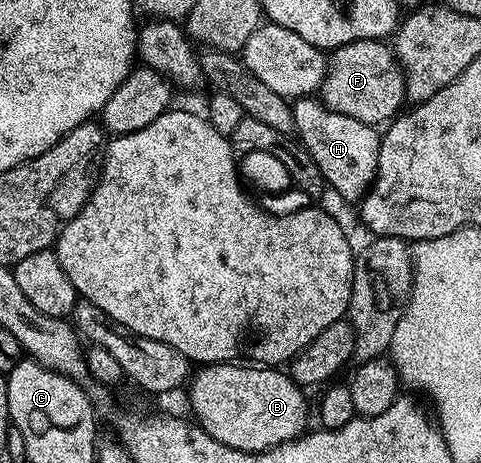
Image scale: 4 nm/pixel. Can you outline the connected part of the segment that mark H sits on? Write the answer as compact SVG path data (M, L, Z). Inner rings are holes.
M301 98L293 104L296 139L315 166L319 166L321 176L332 191L334 188L345 200L365 200L377 178L377 155L381 149L378 129L359 122L359 118L347 118L347 114L332 112L316 99L311 99Z

